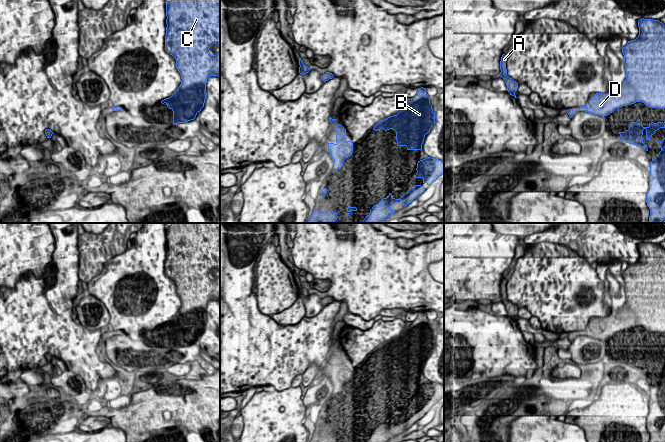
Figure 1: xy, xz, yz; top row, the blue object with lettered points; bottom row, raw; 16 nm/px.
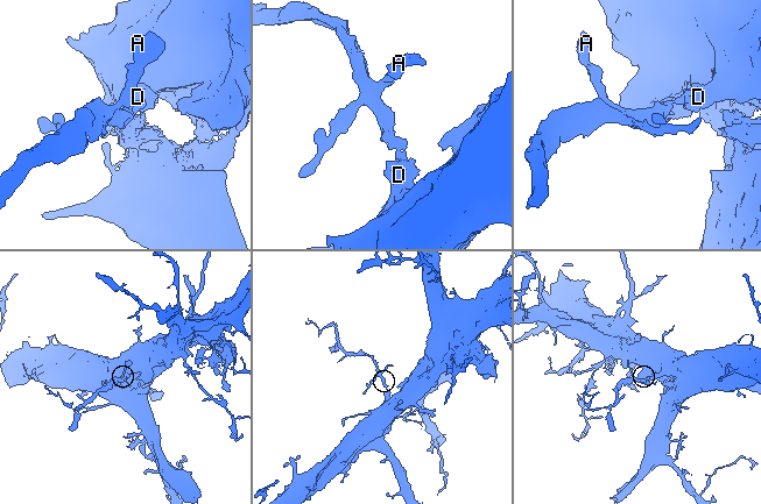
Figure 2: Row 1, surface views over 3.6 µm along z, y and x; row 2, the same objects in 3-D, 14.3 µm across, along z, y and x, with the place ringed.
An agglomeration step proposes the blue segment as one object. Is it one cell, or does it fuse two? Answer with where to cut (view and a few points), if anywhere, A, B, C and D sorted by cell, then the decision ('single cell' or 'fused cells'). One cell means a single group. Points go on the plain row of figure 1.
no cut | A B C D | single cell

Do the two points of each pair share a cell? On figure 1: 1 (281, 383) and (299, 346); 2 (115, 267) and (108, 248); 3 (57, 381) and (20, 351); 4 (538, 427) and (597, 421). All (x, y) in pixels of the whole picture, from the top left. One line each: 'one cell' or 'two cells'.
1: one cell
2: two cells
3: two cells
4: two cells

